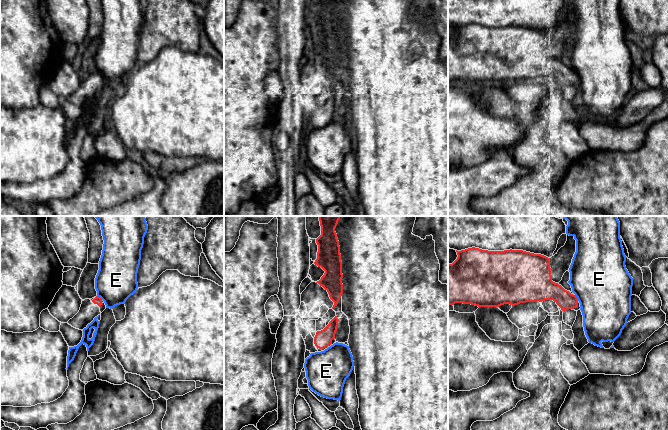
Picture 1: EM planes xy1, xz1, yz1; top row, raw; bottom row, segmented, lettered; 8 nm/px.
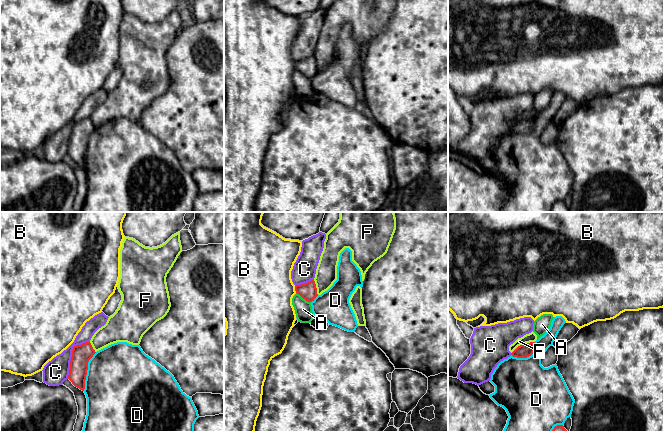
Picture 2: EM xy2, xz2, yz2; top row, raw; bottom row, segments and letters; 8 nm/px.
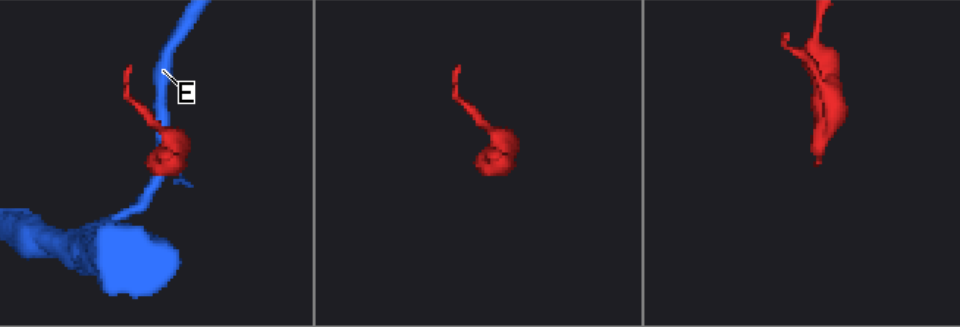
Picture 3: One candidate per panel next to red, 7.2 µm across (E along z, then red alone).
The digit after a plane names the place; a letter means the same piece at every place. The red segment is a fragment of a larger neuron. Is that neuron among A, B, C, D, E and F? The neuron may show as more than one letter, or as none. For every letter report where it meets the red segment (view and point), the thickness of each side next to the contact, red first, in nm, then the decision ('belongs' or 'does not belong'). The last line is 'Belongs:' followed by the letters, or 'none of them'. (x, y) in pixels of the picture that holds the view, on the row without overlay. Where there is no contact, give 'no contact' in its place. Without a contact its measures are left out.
A: meets red in xz2 at (303, 74); 140 nm thick on the red side, 140 nm on the other; does not belong
B: meets red in xz2 at (295, 65); 140 nm thick on the red side, 460 nm on the other; does not belong
C: meets red in xy2 at (72, 131); 160 nm thick on the red side, 200 nm on the other; does not belong
D: meets red in xy2 at (86, 147); 160 nm thick on the red side, 480 nm on the other; does not belong
E: meets red in yz1 at (576, 74); 160 nm thick on the red side, 460 nm on the other; does not belong
F: meets red in yz2 at (522, 120); 110 nm thick on the red side, 80 nm on the other; does not belong
Belongs: none of them

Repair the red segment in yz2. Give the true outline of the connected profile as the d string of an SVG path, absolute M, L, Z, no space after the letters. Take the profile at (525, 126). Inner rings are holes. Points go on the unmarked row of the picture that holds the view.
M530 118L526 120L522 120L518 122L512 129L511 131L513 133L517 134L527 134L531 132L534 128L534 120L535 118Z

